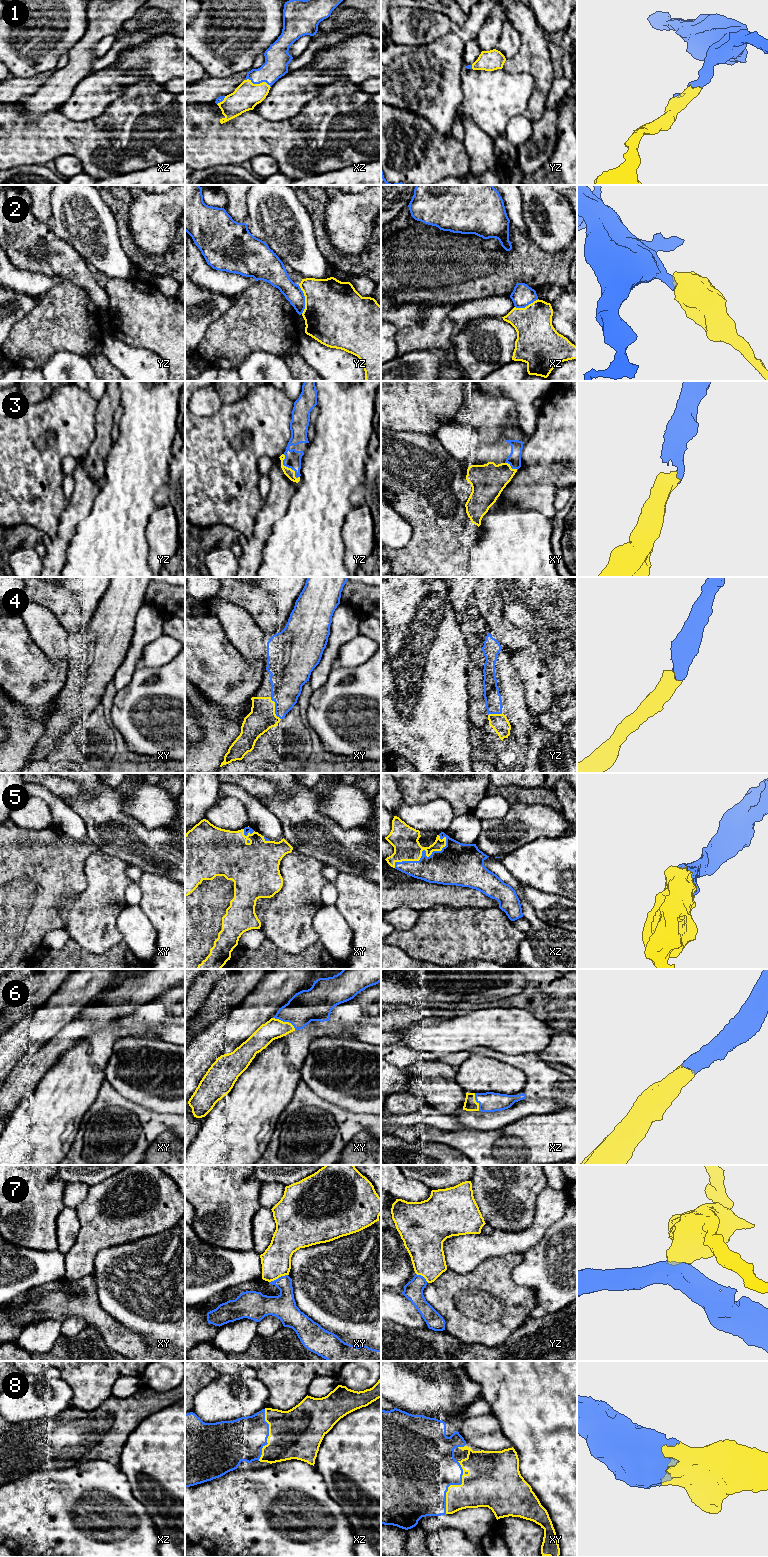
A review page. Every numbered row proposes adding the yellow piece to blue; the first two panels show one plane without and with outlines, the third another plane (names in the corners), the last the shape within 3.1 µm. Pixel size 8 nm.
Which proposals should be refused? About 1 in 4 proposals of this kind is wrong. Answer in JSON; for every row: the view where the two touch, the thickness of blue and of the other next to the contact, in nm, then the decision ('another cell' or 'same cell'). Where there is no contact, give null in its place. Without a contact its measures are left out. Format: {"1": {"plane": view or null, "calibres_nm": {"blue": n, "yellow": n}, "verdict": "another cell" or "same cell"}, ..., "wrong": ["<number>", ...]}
{"1": {"plane": "xz", "calibres_nm": {"blue": 190, "yellow": 220}, "verdict": "same cell"}, "2": {"plane": "yz", "calibres_nm": {"blue": 150, "yellow": 460}, "verdict": "another cell"}, "3": {"plane": "yz", "calibres_nm": {"blue": 130, "yellow": 70}, "verdict": "same cell"}, "4": {"plane": "xy", "calibres_nm": {"blue": 260, "yellow": 220}, "verdict": "same cell"}, "5": {"plane": "xz", "calibres_nm": {"blue": 300, "yellow": 220}, "verdict": "same cell"}, "6": {"plane": "xy", "calibres_nm": {"blue": 260, "yellow": 160}, "verdict": "same cell"}, "7": {"plane": "xy", "calibres_nm": {"blue": 200, "yellow": 240}, "verdict": "another cell"}, "8": {"plane": "xy", "calibres_nm": {"blue": 480, "yellow": 320}, "verdict": "same cell"}, "wrong": ["2", "7"]}

